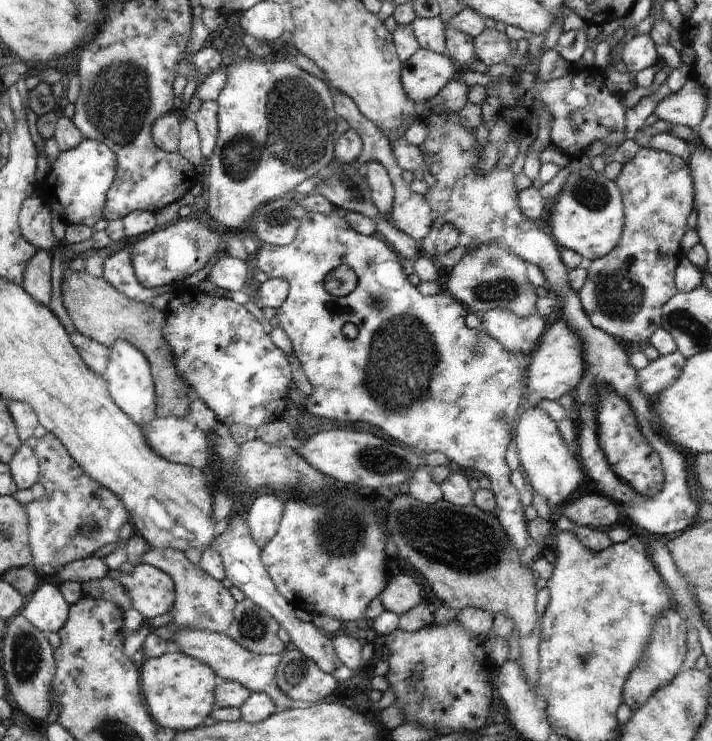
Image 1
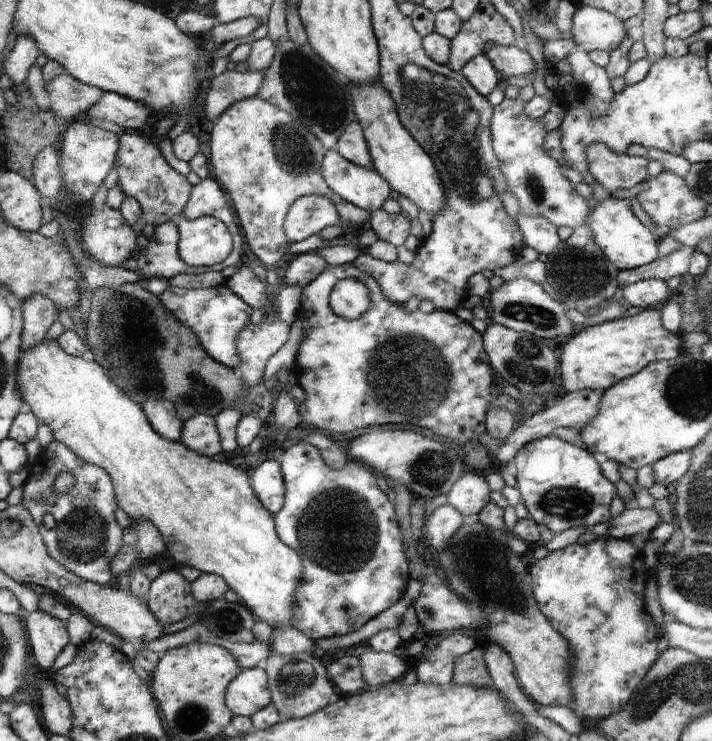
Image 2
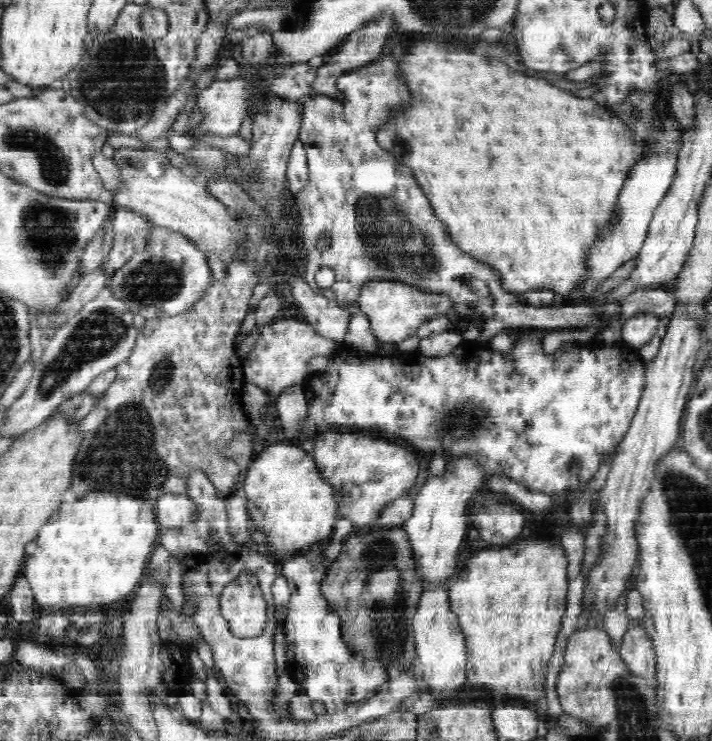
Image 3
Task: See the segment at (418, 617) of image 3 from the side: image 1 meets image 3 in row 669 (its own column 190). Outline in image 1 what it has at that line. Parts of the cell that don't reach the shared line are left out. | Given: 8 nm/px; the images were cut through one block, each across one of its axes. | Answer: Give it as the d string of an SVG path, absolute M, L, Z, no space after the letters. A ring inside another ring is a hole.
M157 417L141 427L148 445L172 463L204 469L208 446L204 432L188 418Z

